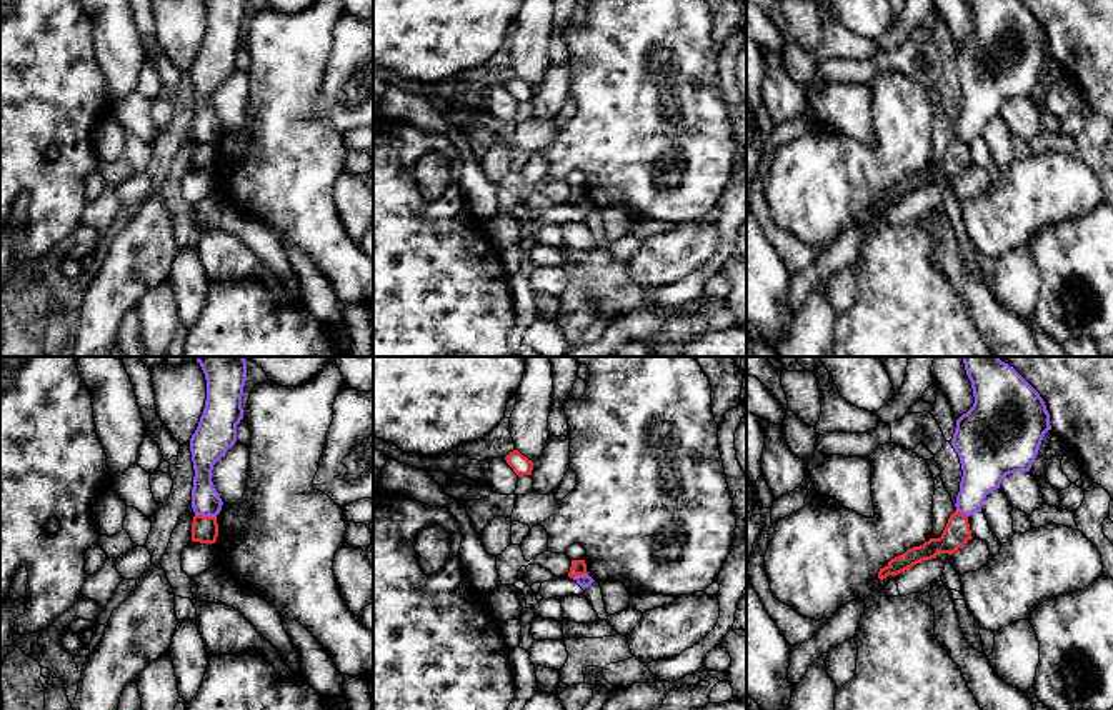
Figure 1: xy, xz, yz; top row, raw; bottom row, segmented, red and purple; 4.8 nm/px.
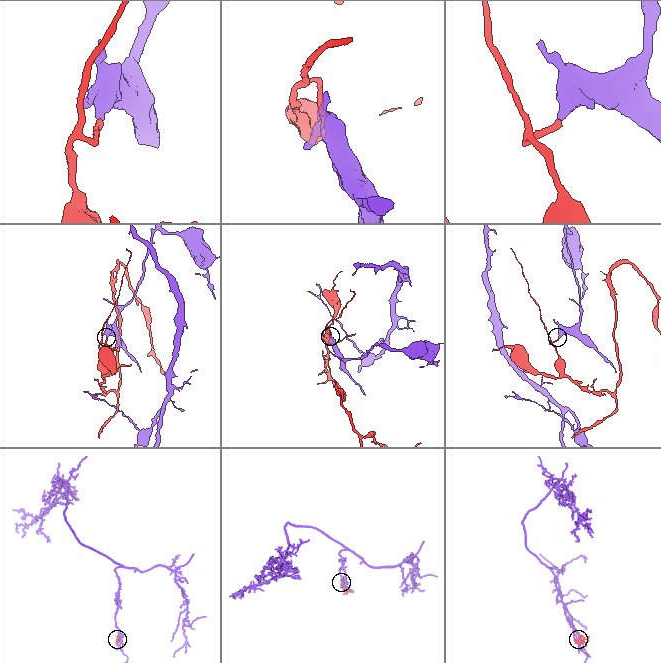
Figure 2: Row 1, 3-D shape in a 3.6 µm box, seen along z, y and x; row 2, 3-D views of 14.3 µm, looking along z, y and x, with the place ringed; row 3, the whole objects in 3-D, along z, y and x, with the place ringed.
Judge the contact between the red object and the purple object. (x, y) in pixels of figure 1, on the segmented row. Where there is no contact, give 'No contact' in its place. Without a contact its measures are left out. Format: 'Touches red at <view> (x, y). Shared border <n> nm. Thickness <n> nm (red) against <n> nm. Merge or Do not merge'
Touches red at xy (205, 517). Shared border 110 nm. Thickness 130 nm (red) against 140 nm. Do not merge

